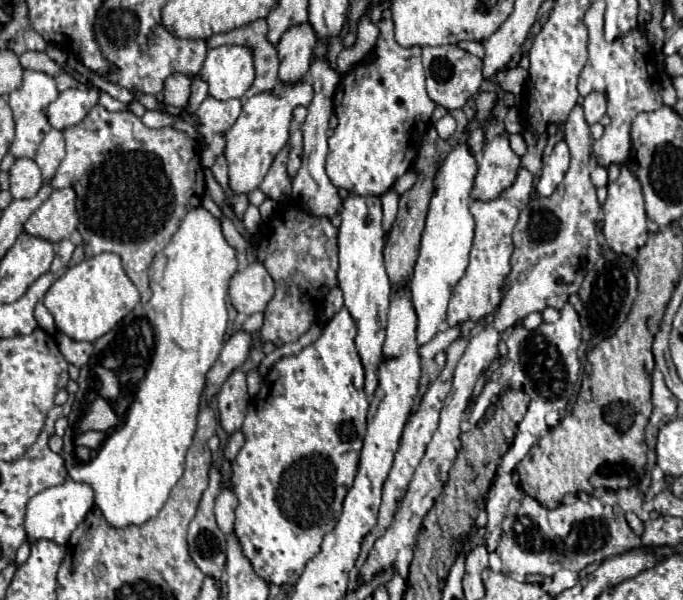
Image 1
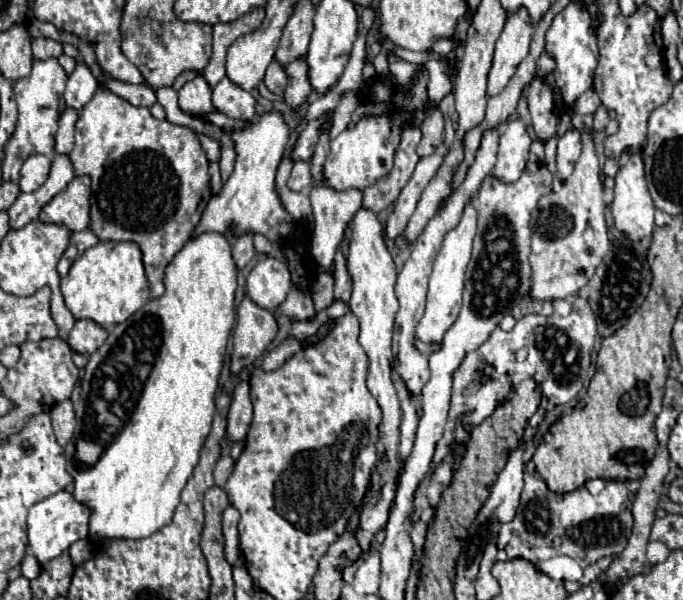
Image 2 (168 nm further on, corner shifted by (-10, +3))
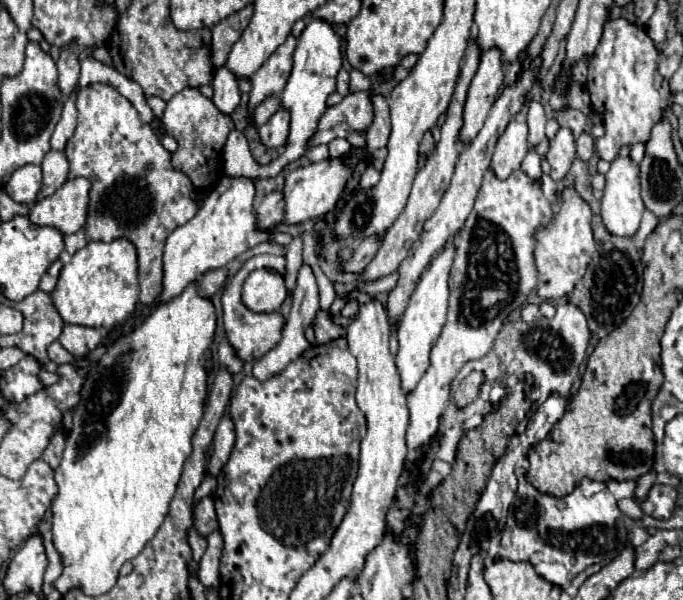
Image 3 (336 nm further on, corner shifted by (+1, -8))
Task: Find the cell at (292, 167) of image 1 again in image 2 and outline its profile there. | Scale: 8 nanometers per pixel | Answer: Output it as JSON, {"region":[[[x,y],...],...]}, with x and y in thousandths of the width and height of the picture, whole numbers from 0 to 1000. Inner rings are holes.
{"region":[[[435,268],[429,275],[429,285],[426,285],[426,295],[420,302],[420,312],[426,318],[444,318],[444,315],[452,315],[455,312],[455,288],[452,288],[455,275],[449,268]]]}

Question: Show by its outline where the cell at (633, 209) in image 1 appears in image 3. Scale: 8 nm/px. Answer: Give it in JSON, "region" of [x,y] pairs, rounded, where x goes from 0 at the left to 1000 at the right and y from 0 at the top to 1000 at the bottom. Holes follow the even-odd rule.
{"region":[[[905,260],[890,290],[887,290],[887,313],[881,327],[881,367],[893,390],[922,397],[931,390],[937,377],[937,363],[943,357],[943,337],[937,330],[937,300],[934,300],[934,273],[925,270],[919,260]]]}

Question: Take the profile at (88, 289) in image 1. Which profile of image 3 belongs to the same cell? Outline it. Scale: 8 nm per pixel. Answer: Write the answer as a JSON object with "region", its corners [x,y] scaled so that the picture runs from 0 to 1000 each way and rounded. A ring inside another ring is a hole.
{"region":[[[176,397],[161,407],[129,403],[105,427],[102,440],[88,450],[85,473],[73,490],[94,540],[164,550],[167,543],[182,537],[202,510],[199,447],[199,413],[187,400]]]}

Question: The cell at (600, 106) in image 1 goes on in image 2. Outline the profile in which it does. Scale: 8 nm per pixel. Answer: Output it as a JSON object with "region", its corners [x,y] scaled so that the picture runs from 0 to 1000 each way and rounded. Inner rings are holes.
{"region":[[[880,175],[874,185],[871,185],[871,202],[868,202],[868,218],[883,218],[892,205],[892,192],[889,192],[889,182]]]}

